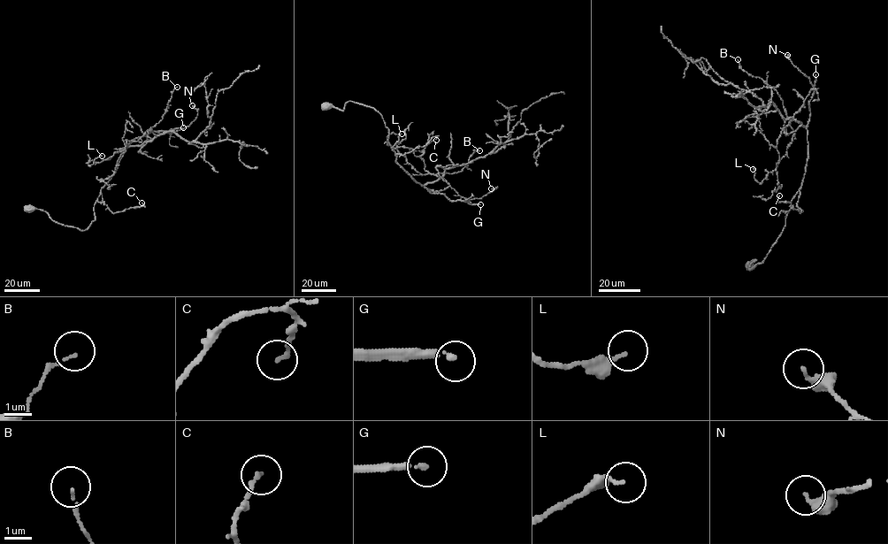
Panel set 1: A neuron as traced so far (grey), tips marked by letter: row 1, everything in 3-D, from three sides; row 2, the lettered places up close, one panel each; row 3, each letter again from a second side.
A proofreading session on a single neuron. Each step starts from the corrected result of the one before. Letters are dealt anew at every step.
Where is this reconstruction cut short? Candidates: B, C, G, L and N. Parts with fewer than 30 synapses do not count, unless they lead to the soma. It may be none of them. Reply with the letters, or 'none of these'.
G

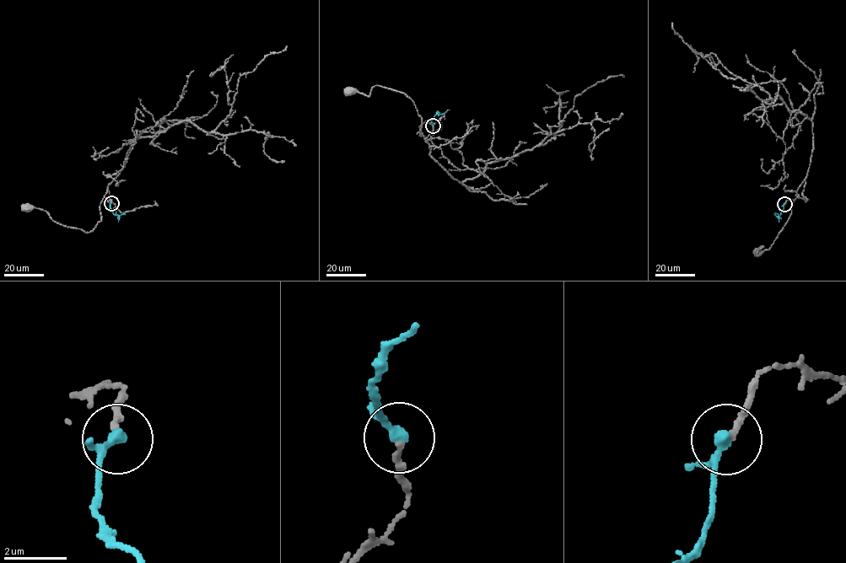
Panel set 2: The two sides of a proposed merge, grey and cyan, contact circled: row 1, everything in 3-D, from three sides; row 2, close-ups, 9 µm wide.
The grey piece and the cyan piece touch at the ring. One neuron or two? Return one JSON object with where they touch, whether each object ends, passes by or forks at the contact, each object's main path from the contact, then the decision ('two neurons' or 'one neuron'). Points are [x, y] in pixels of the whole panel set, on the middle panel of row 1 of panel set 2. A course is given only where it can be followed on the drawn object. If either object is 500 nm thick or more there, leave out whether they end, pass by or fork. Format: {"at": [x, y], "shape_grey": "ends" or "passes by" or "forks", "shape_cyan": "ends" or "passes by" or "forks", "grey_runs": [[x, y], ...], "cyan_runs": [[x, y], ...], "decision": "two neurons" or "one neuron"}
{"at": [433, 126], "shape_grey": "ends", "shape_cyan": "passes by", "grey_runs": [[433, 126], [425, 138], [421, 132], [422, 119], [413, 102], [401, 93], [376, 85], [368, 96], [349, 90]], "cyan_runs": [[433, 126], [431, 121], [434, 116], [446, 111]], "decision": "one neuron"}

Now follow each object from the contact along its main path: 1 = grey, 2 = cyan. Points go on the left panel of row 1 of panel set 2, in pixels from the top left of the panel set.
1: (111, 203), (111, 200), (104, 199), (99, 204), (101, 220), (89, 232), (64, 226), (45, 211), (26, 206)
2: (111, 203), (110, 208), (113, 213), (126, 214)

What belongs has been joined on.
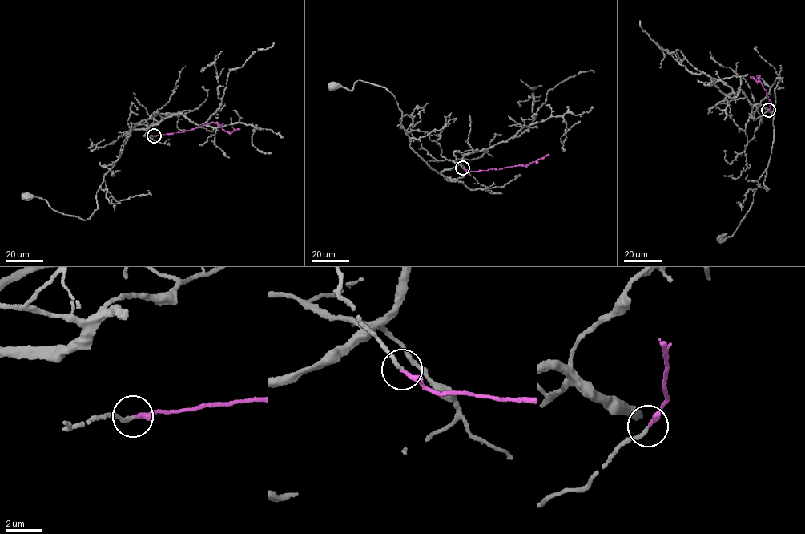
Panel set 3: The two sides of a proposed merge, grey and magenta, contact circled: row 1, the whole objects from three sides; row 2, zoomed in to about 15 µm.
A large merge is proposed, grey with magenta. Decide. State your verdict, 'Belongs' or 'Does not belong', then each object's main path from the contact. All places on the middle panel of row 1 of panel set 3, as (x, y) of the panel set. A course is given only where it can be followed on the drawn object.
Belongs. Course of grey: (462, 167), (460, 152), (438, 173), (412, 150), (385, 88), (333, 85). Course of magenta: (462, 167), (480, 171), (525, 165), (549, 155)

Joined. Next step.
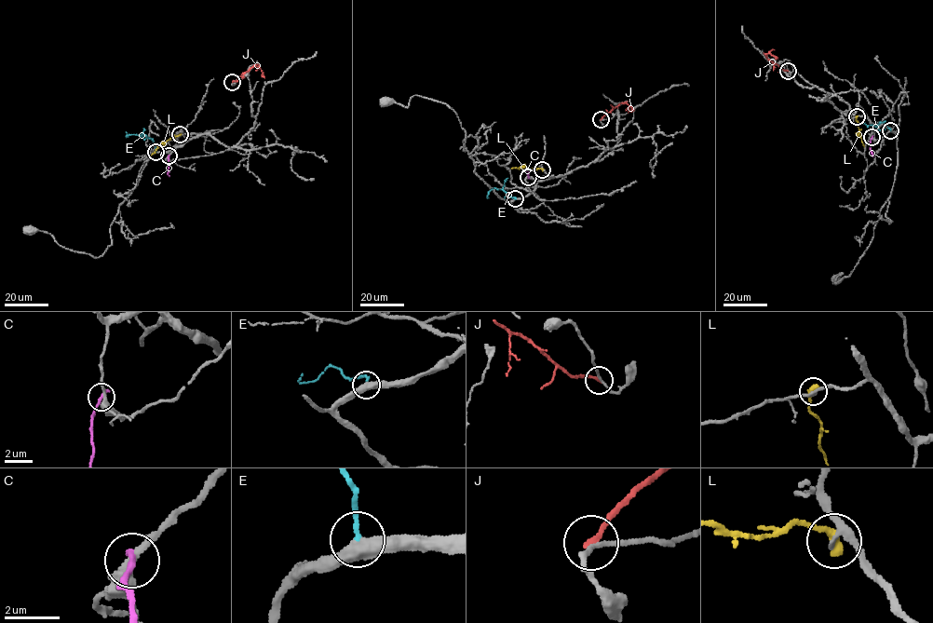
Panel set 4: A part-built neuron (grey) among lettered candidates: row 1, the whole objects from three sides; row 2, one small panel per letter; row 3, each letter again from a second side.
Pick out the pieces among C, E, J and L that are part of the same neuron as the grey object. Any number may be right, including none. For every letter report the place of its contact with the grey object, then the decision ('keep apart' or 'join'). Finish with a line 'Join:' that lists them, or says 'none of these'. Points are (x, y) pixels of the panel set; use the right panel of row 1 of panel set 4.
C: contact (872, 137); keep apart
E: contact (890, 130); join
J: contact (788, 71); keep apart
L: contact (857, 116); keep apart
Join: E

